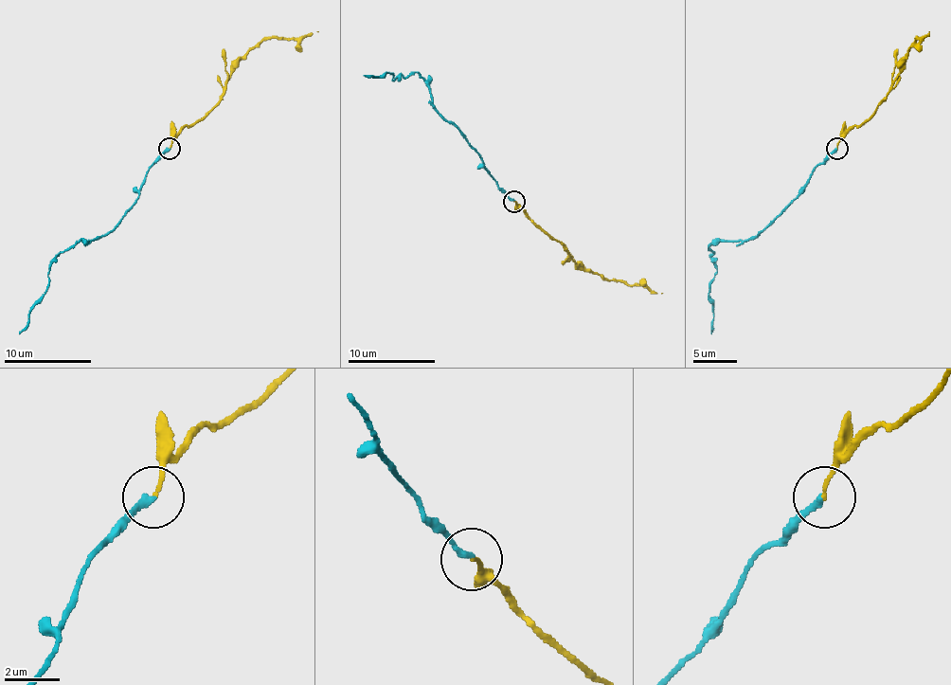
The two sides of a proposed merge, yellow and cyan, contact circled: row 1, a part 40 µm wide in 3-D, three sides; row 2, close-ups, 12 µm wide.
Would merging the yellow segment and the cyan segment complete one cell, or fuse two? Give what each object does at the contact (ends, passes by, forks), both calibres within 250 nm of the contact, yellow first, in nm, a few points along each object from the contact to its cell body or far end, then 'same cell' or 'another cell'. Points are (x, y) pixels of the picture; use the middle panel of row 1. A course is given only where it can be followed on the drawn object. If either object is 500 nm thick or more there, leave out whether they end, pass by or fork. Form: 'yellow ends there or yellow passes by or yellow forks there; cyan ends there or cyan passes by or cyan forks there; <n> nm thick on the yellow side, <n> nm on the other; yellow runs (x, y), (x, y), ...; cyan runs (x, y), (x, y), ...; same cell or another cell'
yellow ends there; cyan ends there; 130 nm thick on the yellow side, 240 nm on the other; yellow runs (513, 201), (579, 264), (616, 281), (649, 286), (662, 293); cyan runs (513, 201), (484, 168), (480, 154), (434, 106), (430, 84), (417, 71), (395, 81), (392, 74), (364, 76); same cell

